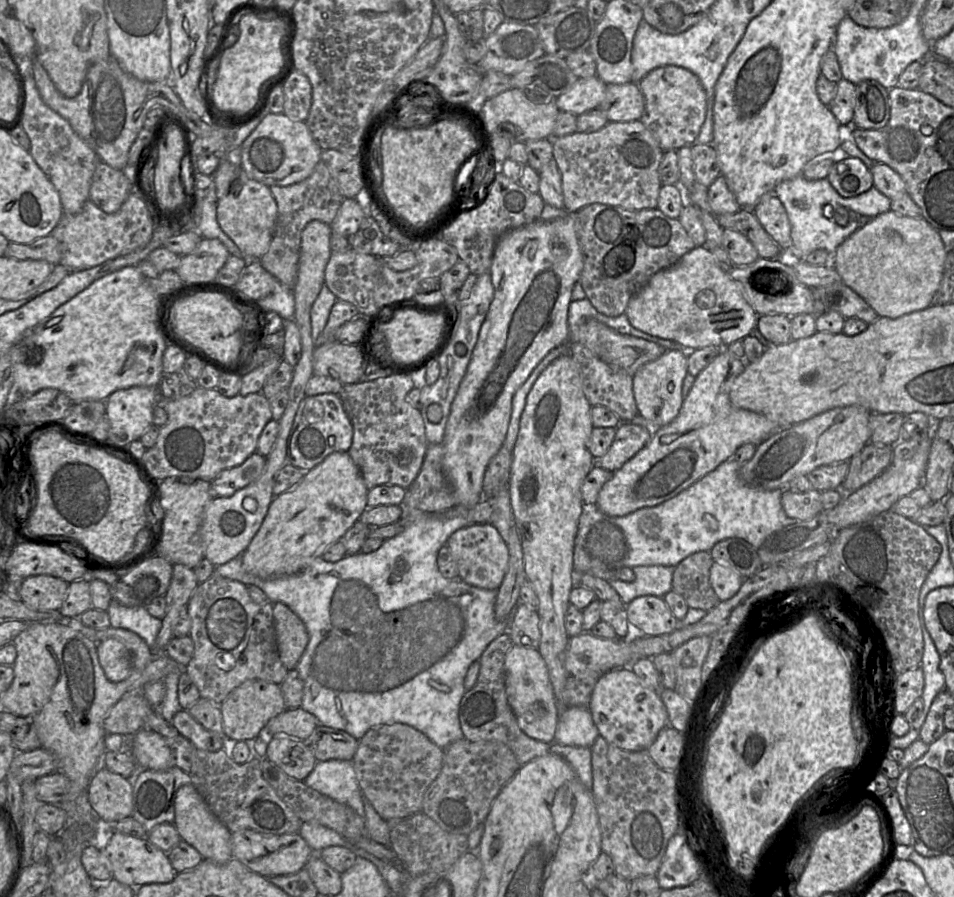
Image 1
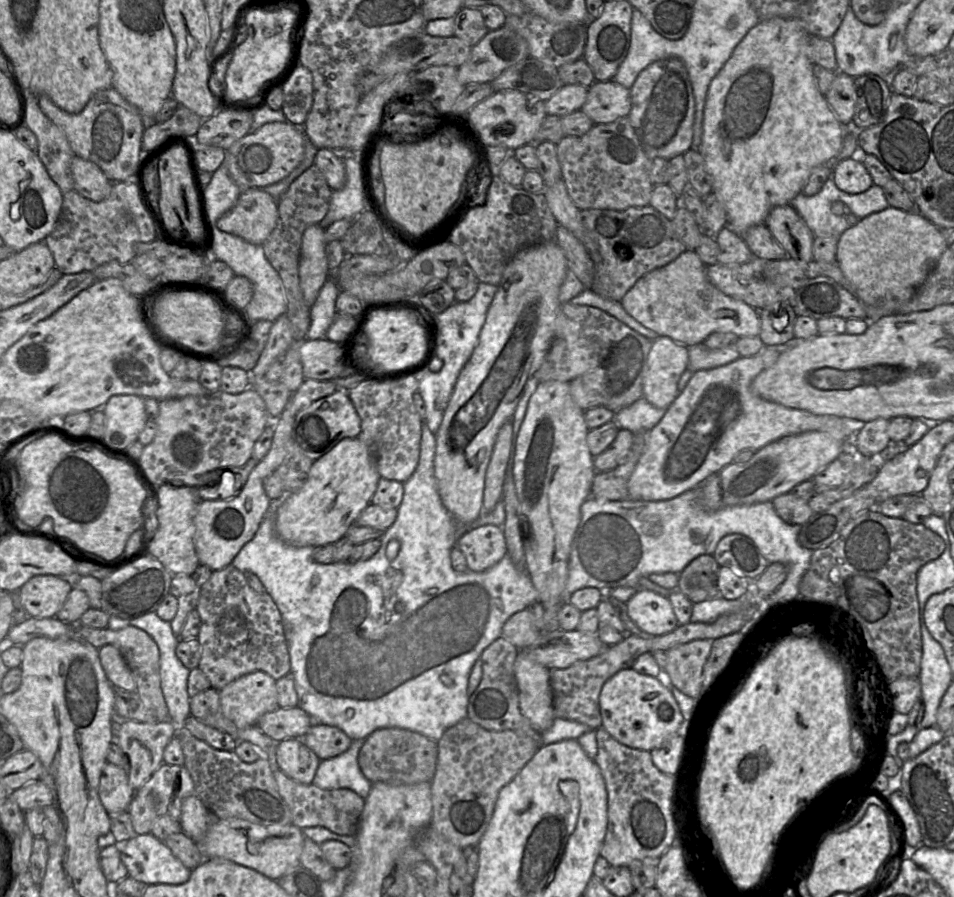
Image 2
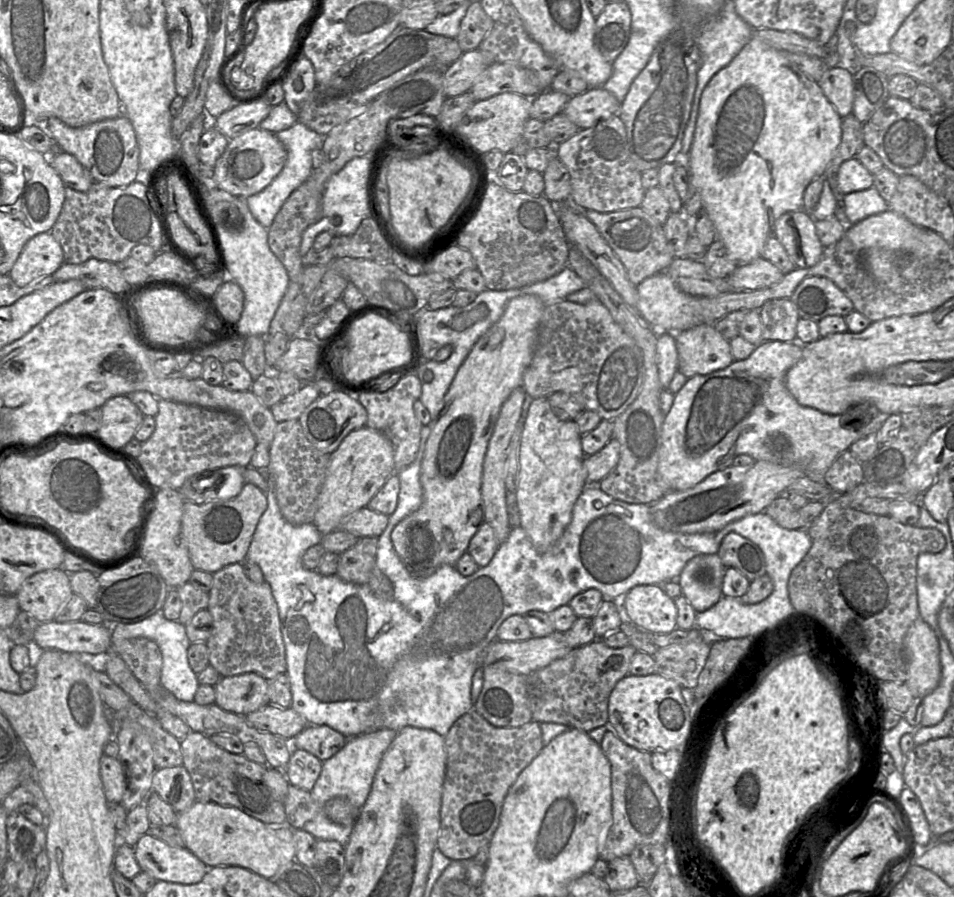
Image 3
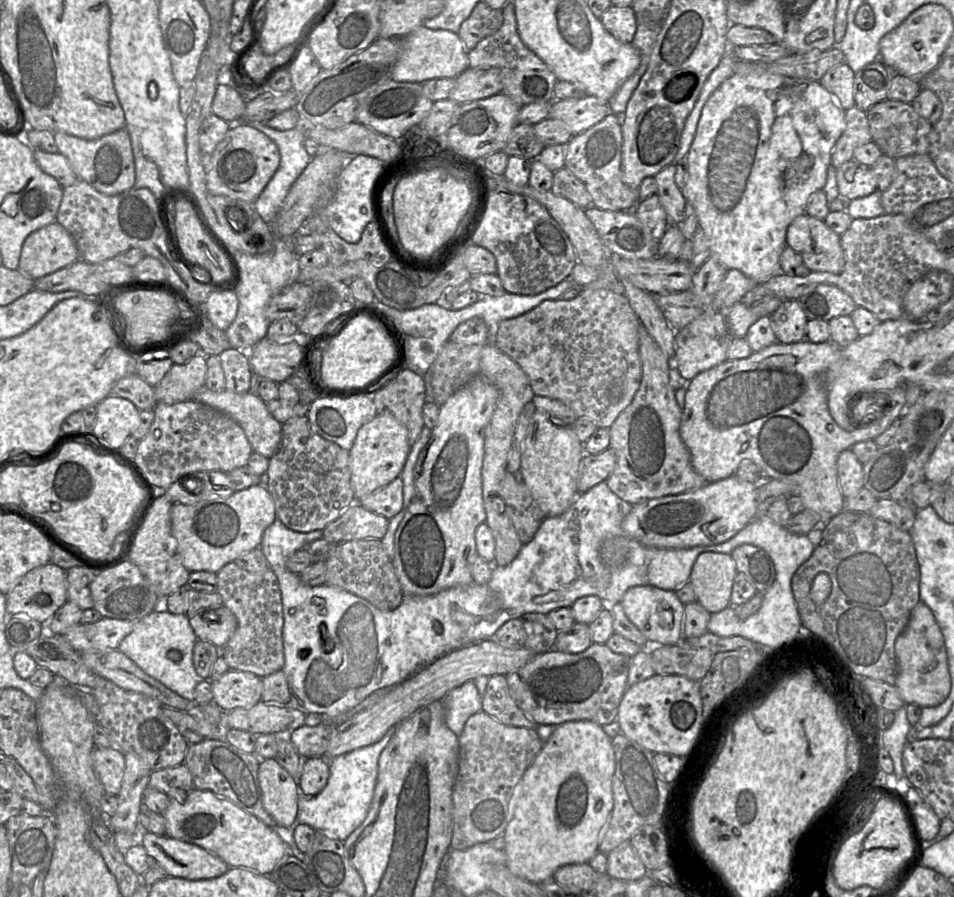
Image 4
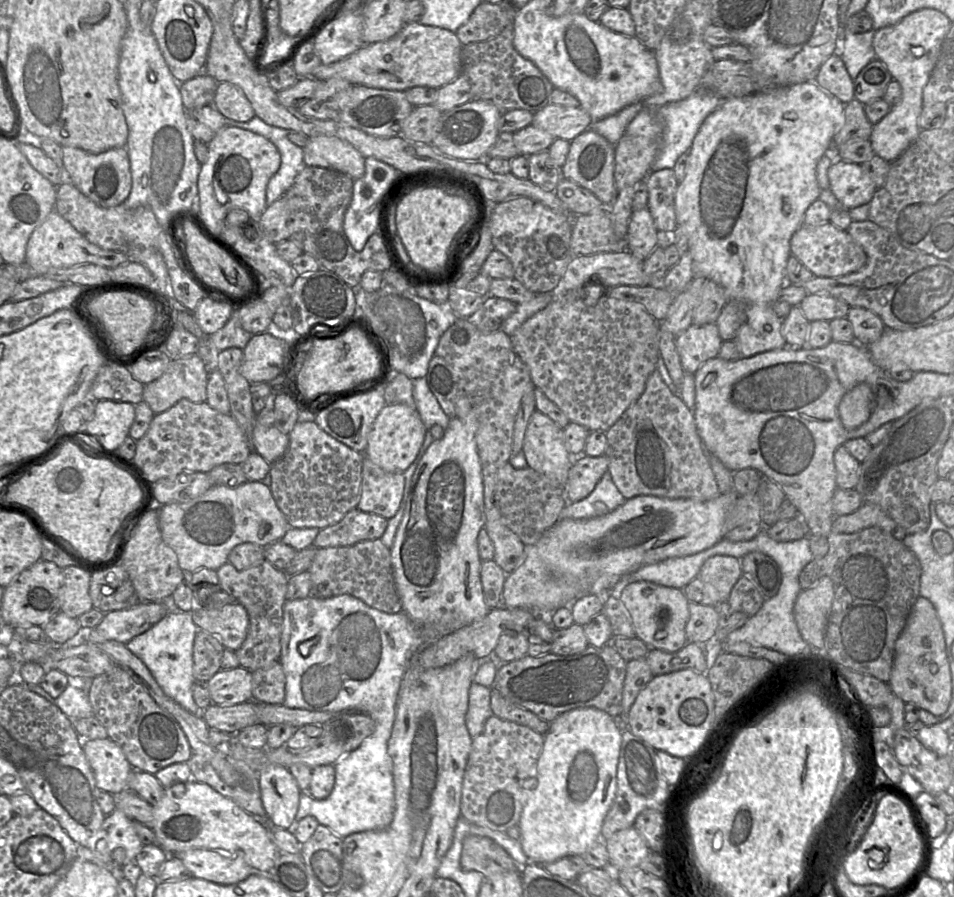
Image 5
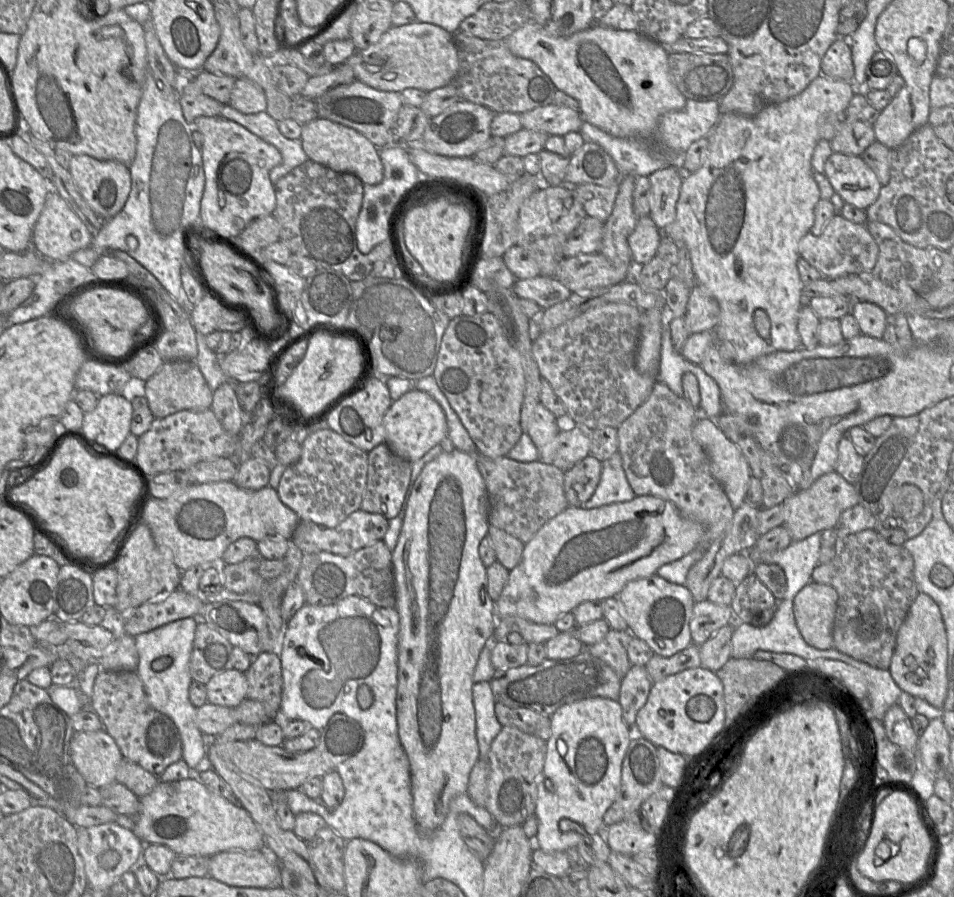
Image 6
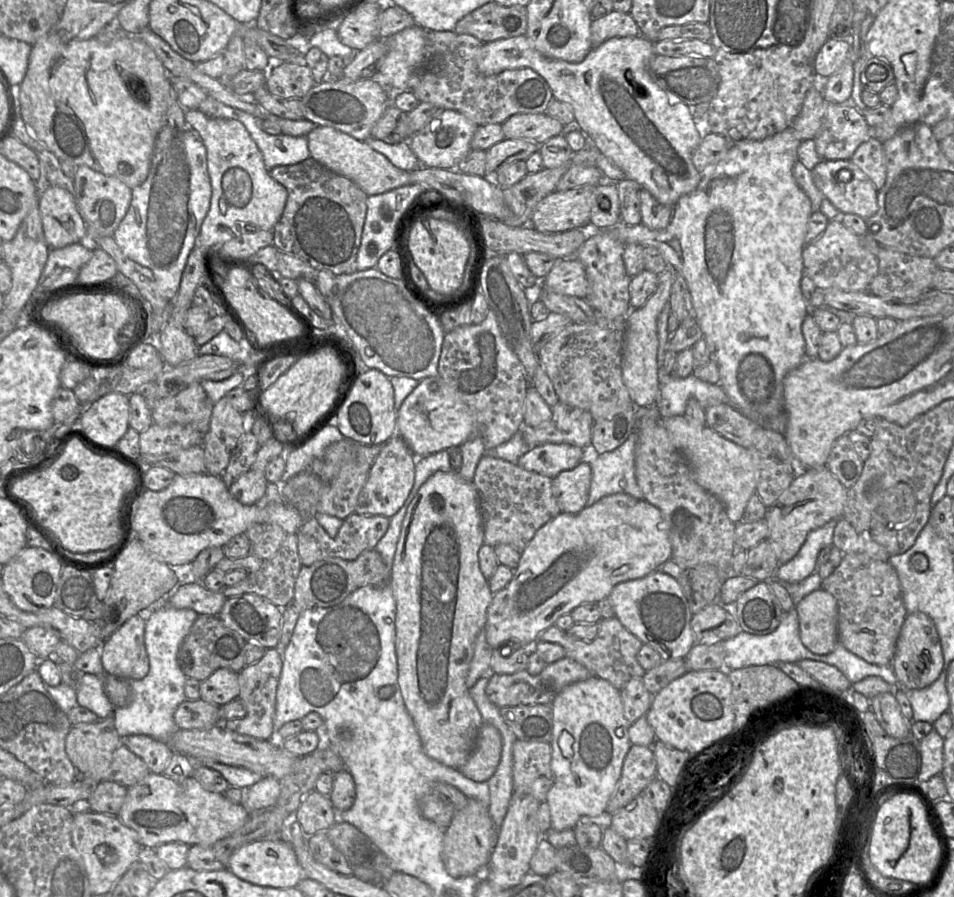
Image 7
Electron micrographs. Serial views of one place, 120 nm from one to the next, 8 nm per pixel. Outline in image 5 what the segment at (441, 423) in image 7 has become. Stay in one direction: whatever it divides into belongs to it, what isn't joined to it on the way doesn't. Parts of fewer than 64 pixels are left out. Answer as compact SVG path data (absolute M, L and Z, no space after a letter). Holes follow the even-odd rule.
M404 404L386 405L377 416L368 435L364 456L386 472L403 473L416 459L427 429L416 409Z

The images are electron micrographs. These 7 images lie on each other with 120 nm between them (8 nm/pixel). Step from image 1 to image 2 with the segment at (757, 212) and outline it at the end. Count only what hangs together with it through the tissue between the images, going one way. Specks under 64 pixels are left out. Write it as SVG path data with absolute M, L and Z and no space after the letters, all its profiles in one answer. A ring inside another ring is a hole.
M791 204L773 208L765 225L788 257L803 264L813 260L812 245L815 236Z

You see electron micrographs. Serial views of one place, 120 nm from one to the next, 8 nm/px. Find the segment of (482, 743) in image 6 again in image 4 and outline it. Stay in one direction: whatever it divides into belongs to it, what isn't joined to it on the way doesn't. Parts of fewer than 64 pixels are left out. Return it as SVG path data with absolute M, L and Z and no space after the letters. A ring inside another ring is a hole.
M473 680L449 691L442 699L445 707L445 722L459 736L467 719L482 711L482 697Z

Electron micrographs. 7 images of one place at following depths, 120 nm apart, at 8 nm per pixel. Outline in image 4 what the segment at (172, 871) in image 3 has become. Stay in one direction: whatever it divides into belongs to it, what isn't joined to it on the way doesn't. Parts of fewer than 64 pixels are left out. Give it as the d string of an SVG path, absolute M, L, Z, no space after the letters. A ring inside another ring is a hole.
M142 830L137 832L137 843L144 846L147 854L165 869L169 877L194 881L209 880L224 875L230 869L227 863L207 850L166 835L158 836Z

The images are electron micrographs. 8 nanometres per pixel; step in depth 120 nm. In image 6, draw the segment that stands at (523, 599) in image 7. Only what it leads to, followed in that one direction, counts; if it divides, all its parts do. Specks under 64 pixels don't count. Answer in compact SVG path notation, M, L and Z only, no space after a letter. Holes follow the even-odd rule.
M652 495L636 496L627 502L618 502L603 505L598 508L585 509L568 506L561 513L546 522L528 541L518 564L509 571L507 582L498 600L494 603L496 617L517 616L534 623L553 624L561 615L571 613L579 604L586 601L603 601L609 597L617 597L622 588L630 581L649 577L656 573L662 565L678 560L689 554L703 543L704 528L696 520L682 515L669 501Z

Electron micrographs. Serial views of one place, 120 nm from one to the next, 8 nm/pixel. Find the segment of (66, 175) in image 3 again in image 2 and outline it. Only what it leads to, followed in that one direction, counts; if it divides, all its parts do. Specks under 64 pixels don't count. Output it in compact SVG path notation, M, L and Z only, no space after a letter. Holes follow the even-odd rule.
M76 156L71 161L74 190L94 202L105 200L113 183L95 163Z

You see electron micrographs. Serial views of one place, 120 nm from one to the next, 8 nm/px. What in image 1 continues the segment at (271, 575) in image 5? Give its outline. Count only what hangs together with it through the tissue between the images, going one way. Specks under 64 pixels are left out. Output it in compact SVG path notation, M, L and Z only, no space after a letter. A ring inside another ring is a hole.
M214 574L199 583L191 595L187 610L191 619L188 636L194 643L193 656L185 672L197 686L200 696L220 705L228 694L250 679L263 680L280 685L288 670L280 660L274 628L273 603L257 604L249 596L244 583Z

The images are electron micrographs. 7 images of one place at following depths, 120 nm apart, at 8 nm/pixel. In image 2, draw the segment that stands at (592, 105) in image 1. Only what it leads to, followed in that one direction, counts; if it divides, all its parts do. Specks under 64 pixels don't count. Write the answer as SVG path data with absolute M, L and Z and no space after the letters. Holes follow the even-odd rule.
M579 84L563 85L554 95L544 101L547 115L559 117L580 110L587 97L588 87Z

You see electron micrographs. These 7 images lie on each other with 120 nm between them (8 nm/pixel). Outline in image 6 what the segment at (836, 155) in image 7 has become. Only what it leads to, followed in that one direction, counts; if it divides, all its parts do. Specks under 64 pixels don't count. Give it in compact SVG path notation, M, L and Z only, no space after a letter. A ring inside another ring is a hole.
M843 118L835 137L829 141L833 153L860 157L875 142L873 125Z

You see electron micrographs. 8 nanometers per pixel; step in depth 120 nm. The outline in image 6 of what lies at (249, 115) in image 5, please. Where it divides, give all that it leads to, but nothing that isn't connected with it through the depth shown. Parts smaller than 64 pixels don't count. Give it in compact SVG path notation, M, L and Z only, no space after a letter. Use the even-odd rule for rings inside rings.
M236 79L229 105L243 114L266 112L267 99L263 89L248 79Z

